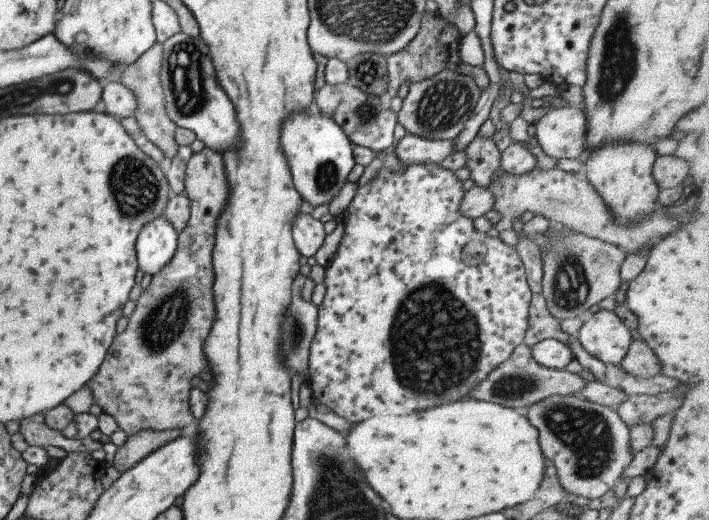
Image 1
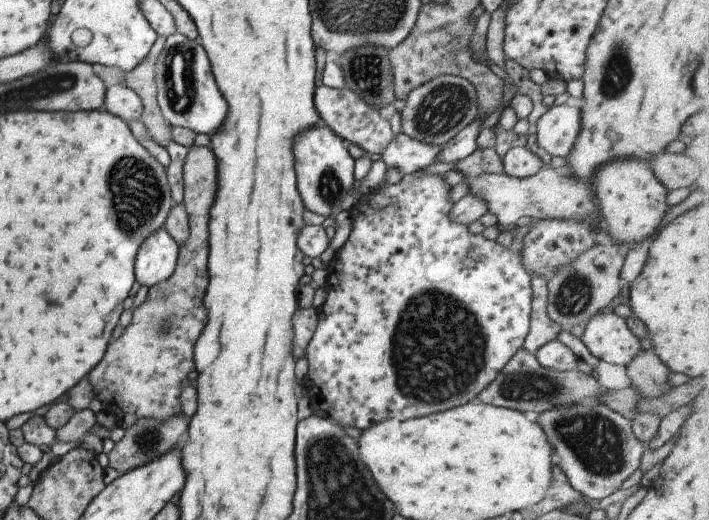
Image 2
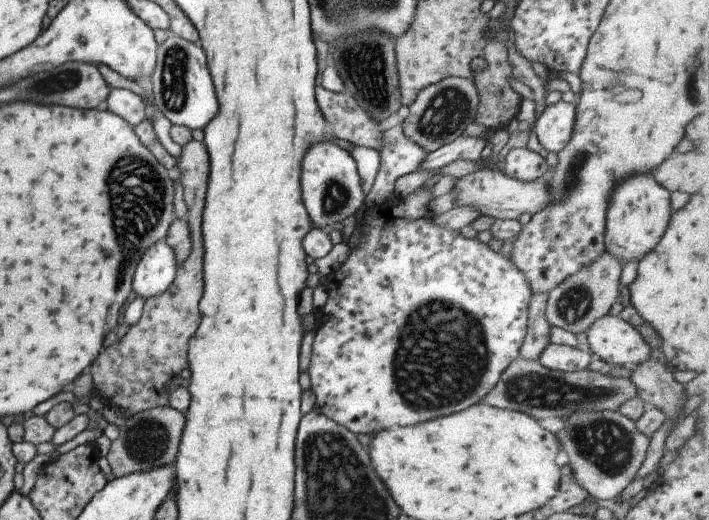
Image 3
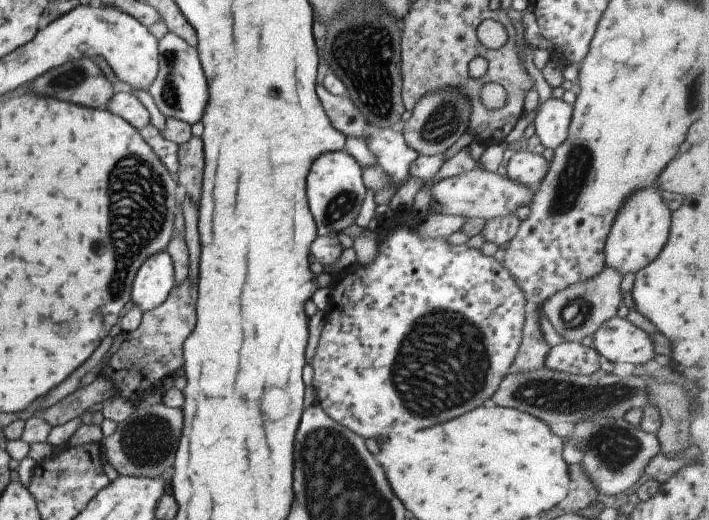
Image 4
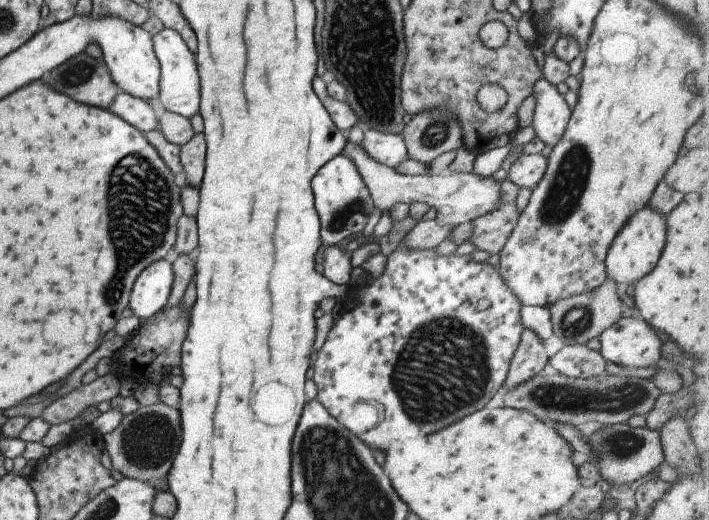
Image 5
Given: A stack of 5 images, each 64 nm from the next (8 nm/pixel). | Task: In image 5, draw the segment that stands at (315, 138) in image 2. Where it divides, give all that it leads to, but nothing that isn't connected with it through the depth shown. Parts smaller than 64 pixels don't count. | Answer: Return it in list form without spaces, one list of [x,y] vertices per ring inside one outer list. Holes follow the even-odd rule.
[[[340,154],[325,162],[315,172],[315,176],[311,178],[311,192],[313,192],[313,206],[319,216],[319,236],[323,245],[333,246],[347,242],[348,237],[355,239],[362,232],[367,214],[375,208],[371,194],[355,165],[347,156]]]

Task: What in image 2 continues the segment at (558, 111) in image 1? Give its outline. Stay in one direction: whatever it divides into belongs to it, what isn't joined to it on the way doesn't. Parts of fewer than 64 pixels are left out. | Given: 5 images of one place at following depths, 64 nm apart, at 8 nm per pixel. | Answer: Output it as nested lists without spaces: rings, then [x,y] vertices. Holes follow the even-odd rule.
[[[566,102],[549,107],[536,120],[536,143],[550,156],[567,158],[581,130],[578,104]]]

